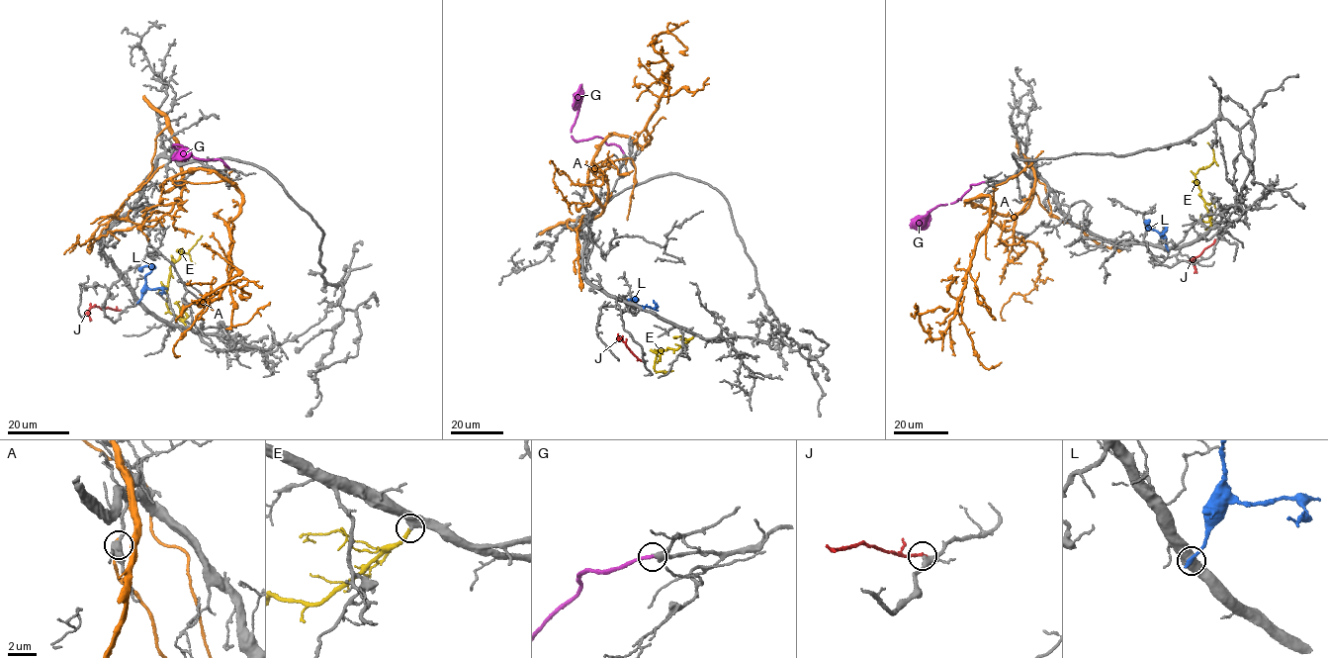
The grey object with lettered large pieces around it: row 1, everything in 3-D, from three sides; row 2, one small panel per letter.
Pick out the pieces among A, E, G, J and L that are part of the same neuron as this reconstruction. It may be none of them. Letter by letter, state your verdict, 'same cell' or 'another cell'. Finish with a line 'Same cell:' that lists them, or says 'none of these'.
A: another cell
E: same cell
G: same cell
J: another cell
L: another cell
Same cell: E, G

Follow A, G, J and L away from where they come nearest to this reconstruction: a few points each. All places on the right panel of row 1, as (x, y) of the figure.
A: (1031, 183), (1050, 213), (1020, 154), (1027, 208), (967, 200), (987, 229), (929, 337), (949, 309)
G: (985, 181), (972, 184), (960, 200), (940, 204), (910, 226)
J: (1217, 239), (1191, 260), (1194, 273)
L: (1167, 248), (1158, 232), (1146, 224), (1149, 230)

